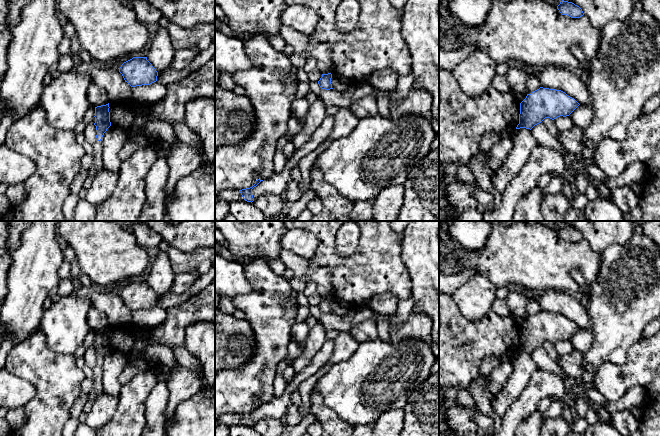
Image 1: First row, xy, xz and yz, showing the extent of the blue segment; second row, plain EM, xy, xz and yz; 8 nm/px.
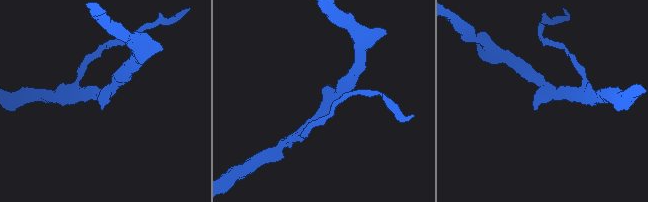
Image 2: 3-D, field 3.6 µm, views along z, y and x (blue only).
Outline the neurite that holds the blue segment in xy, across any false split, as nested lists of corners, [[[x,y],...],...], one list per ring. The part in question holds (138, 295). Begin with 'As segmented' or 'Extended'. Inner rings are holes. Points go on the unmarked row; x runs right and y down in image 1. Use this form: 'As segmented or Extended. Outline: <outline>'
As segmented. Outline: [[[133,281],[121,289],[119,296],[131,311],[150,309],[157,305],[158,300],[147,281]]]

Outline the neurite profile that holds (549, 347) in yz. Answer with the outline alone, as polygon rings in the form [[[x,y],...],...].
[[[545,342],[542,347],[547,351],[547,353],[550,355],[550,357],[557,361],[559,359],[559,354],[557,353],[554,344],[550,342]]]

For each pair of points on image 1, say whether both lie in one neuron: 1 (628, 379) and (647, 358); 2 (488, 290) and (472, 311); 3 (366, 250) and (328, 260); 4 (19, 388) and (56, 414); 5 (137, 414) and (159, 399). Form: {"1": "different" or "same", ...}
{"1": "same", "2": "same", "3": "same", "4": "different", "5": "different"}

